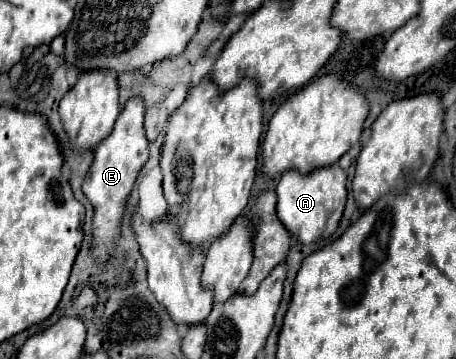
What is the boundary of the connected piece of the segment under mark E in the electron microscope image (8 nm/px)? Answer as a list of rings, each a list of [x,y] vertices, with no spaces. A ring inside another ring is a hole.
[[[135,95],[127,101],[123,111],[119,113],[115,127],[109,137],[105,137],[95,149],[93,149],[93,165],[83,181],[83,193],[95,207],[95,217],[93,217],[93,255],[99,263],[105,263],[109,253],[113,251],[113,241],[119,237],[119,221],[123,217],[123,207],[125,201],[133,189],[135,177],[143,163],[149,157],[149,141],[145,137],[143,129],[143,115],[145,115],[145,105],[143,97]]]

